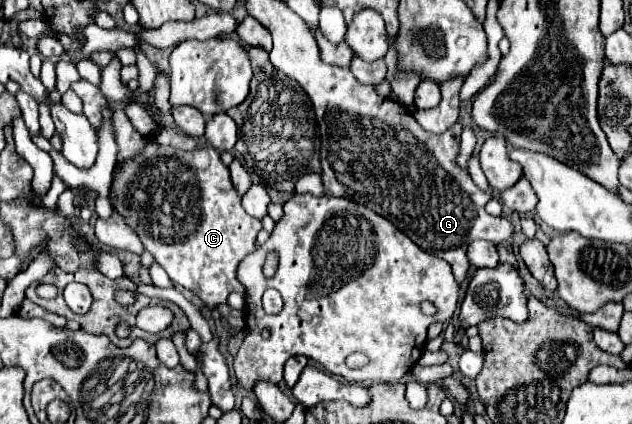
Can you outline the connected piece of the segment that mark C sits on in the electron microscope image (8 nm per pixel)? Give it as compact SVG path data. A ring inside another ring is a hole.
M155 140L147 142L141 154L115 166L113 182L109 188L109 202L113 210L117 210L129 226L133 226L145 250L153 254L169 278L175 284L193 290L207 304L207 308L215 308L217 304L227 302L231 292L245 294L245 286L237 278L237 266L247 254L257 250L257 232L261 230L261 220L249 216L243 210L241 196L231 184L229 168L219 160L219 152L209 148L209 158L209 166L205 170L197 170L191 152L163 146Z

